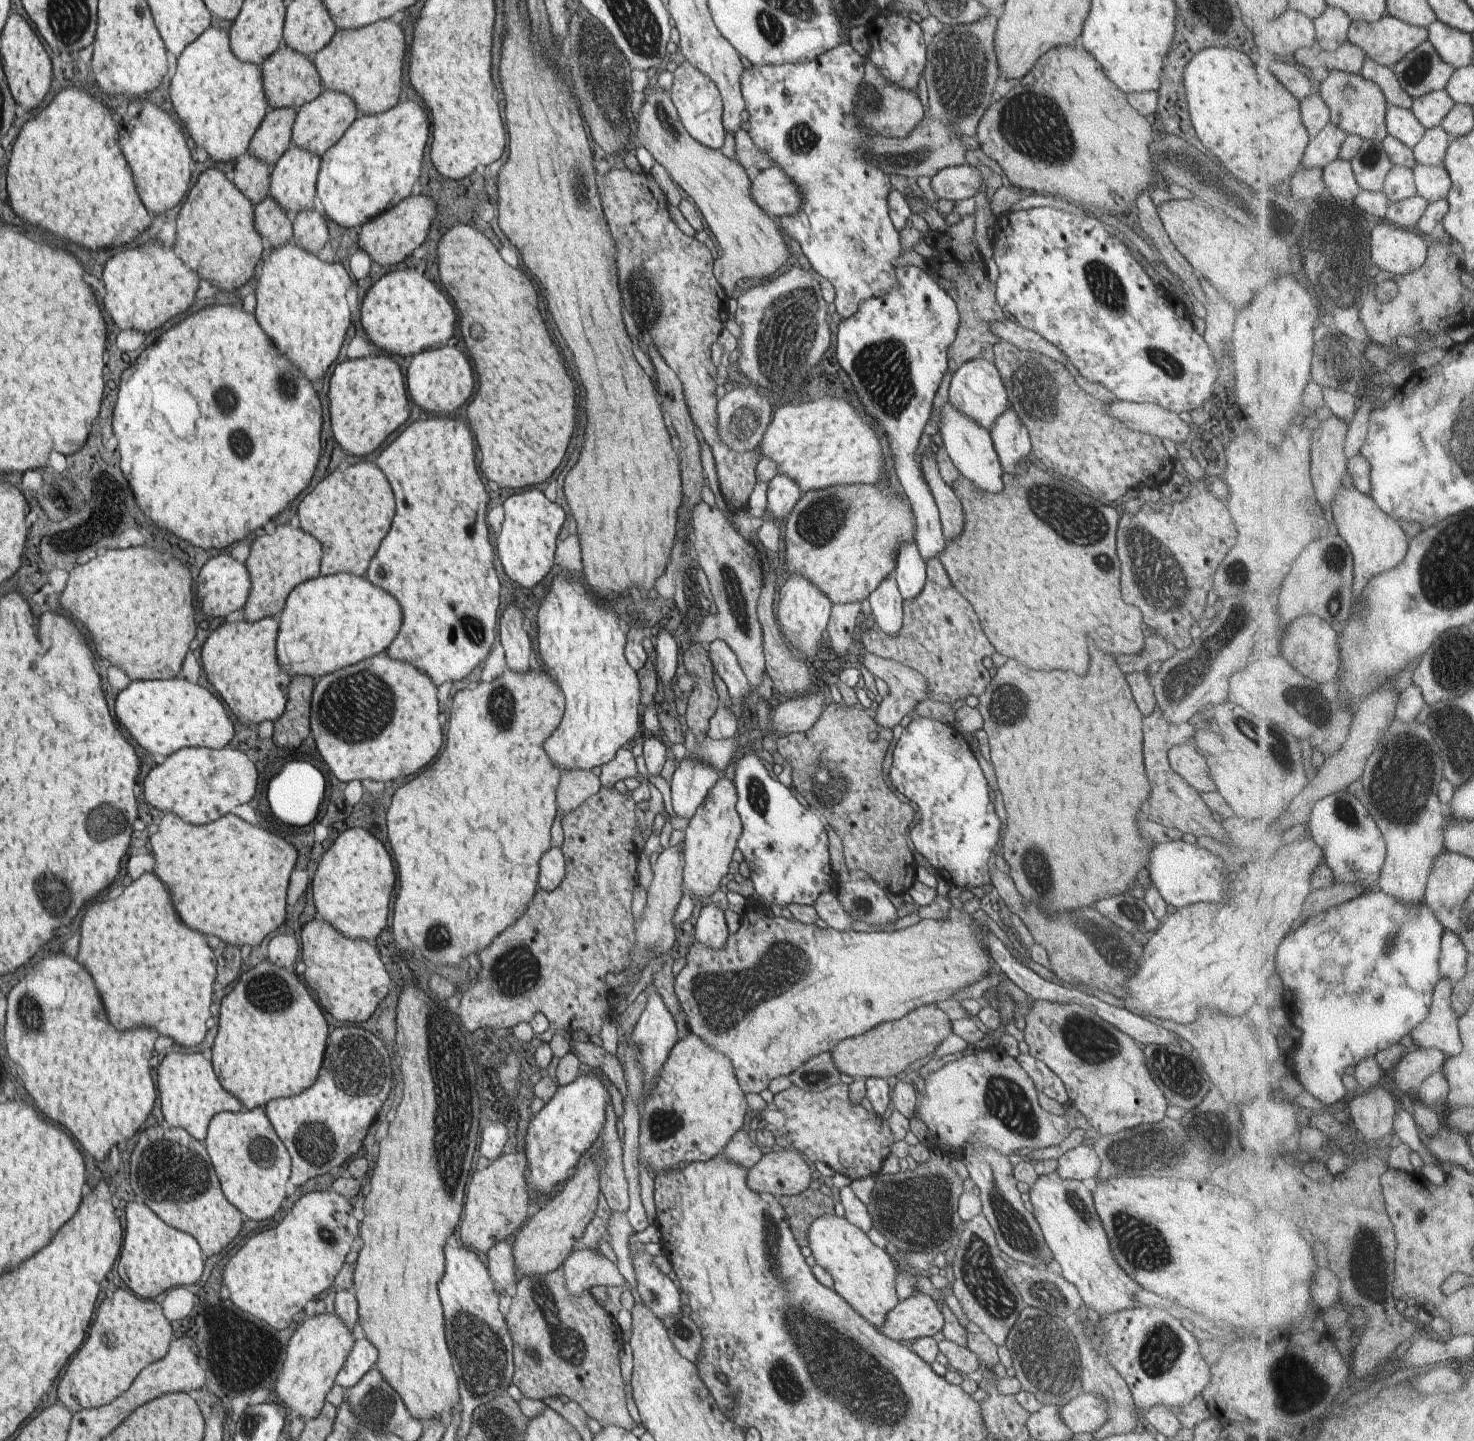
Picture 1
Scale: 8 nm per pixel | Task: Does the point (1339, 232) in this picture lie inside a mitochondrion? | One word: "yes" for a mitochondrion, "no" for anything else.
yes

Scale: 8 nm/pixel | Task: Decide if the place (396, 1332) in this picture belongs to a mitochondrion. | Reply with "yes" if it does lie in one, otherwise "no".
no

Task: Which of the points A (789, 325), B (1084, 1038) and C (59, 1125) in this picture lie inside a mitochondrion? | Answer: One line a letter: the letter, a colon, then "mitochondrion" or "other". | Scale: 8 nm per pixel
A: mitochondrion
B: mitochondrion
C: other

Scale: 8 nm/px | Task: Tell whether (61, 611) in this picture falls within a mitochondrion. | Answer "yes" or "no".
no

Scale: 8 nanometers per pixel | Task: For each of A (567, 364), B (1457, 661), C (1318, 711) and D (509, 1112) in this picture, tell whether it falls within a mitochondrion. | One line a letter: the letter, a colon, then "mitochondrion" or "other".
A: other
B: mitochondrion
C: mitochondrion
D: other

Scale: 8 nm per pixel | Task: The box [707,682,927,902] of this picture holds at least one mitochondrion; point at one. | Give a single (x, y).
(832, 785)

